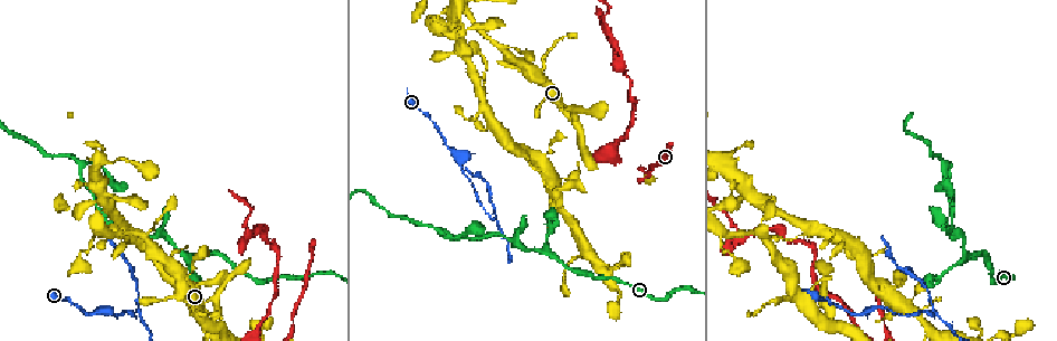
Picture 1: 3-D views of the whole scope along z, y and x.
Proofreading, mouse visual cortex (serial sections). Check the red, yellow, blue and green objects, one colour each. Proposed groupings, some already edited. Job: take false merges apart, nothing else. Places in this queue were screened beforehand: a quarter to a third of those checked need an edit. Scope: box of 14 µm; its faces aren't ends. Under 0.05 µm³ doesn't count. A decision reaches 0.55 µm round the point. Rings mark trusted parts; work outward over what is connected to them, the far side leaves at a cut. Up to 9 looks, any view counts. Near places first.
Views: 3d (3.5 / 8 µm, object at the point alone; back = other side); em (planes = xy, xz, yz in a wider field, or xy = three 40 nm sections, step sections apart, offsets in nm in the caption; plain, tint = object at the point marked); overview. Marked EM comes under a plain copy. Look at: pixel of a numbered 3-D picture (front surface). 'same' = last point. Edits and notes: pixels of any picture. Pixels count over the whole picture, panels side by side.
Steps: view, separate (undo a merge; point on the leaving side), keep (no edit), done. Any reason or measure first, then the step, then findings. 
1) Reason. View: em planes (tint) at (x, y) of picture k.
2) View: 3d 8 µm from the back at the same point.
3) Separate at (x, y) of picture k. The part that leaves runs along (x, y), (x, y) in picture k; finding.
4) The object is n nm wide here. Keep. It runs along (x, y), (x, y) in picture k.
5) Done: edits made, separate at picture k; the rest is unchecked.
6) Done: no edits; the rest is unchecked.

Abrupt turn. View: 3d 3.5 µm at (940, 277) of picture 1.

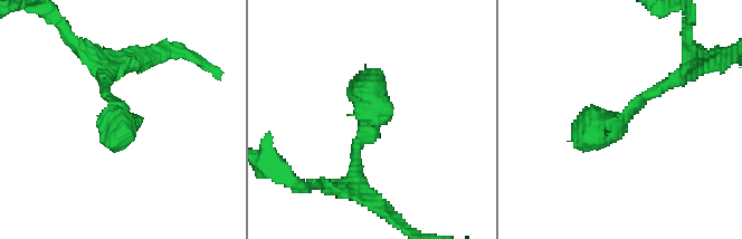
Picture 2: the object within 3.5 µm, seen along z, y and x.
Shape alone is not enough. View: em xy step 5 (tint) at (387, 110) of picture 2.

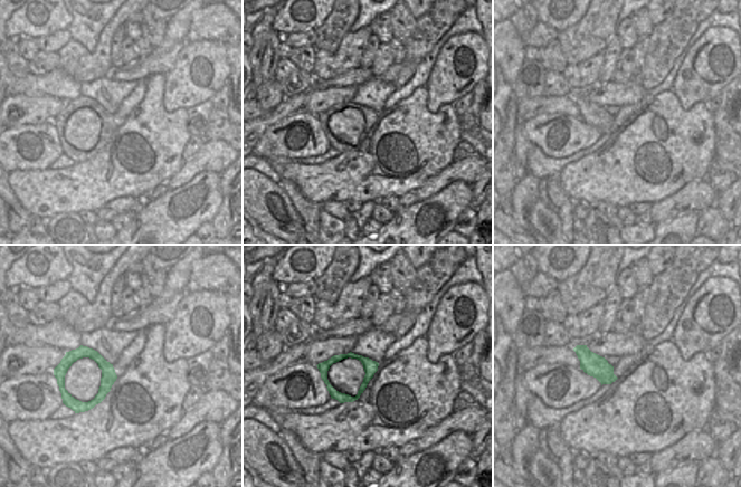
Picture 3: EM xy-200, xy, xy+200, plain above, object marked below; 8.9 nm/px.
Keep. Continuous, no second cell.

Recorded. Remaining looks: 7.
Arms part here. View: 3d 3.5 µm from the back at (440, 228) of picture 1.

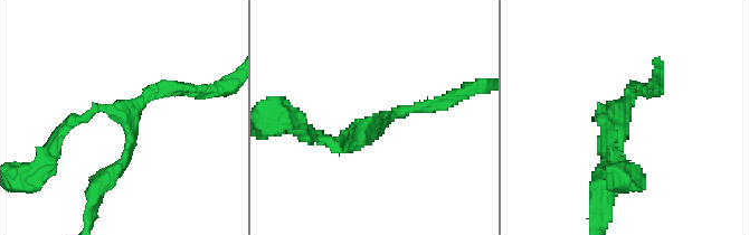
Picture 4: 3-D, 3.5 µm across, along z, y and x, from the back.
3 arms meet here; the arms are 150, 150, 250 nm wide; shape alone is not enough. View: em xy step 3 (tint) at (622, 122) of picture 4.

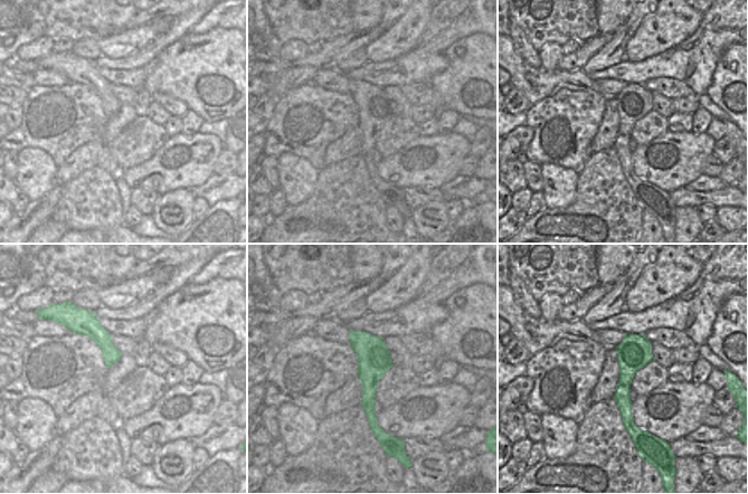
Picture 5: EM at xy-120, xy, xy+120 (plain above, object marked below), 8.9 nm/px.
Keep. It runs along (601, 182), (604, 124) in picture 4; continuous, no second cell.

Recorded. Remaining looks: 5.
Calibre changes. View: 3d 3.5 µm at (143, 238) of picture 1.

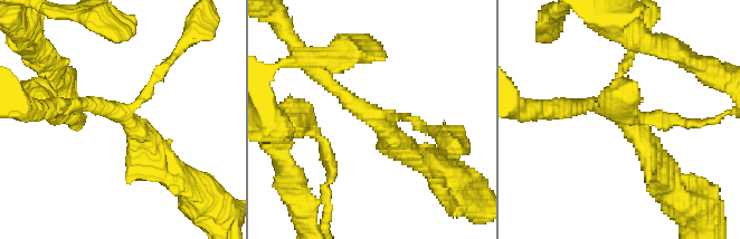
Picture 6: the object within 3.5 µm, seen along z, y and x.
View: em xy step 3 (tint) at (372, 119) of picture 6.

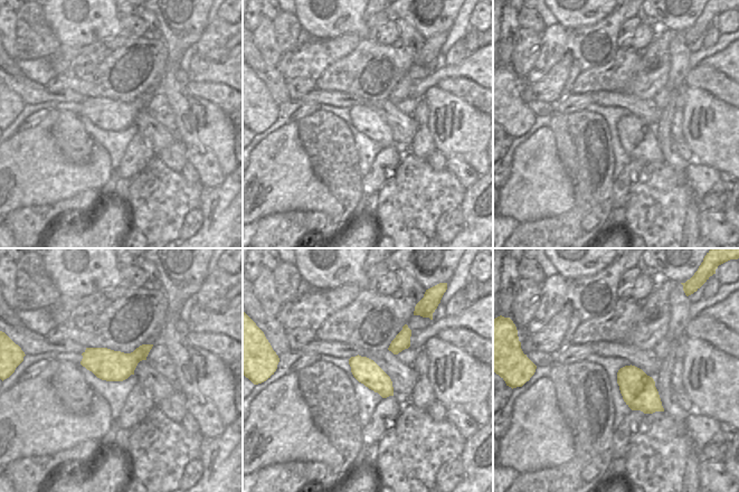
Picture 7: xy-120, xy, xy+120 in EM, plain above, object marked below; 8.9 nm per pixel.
The arms are 100, 200, 350 nm wide. Keep. It runs along (414, 158), (314, 68) in picture 6; one cell here.

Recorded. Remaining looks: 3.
Thick turns thin. View: 3d 3.5 µm at (783, 297) of picture 1.

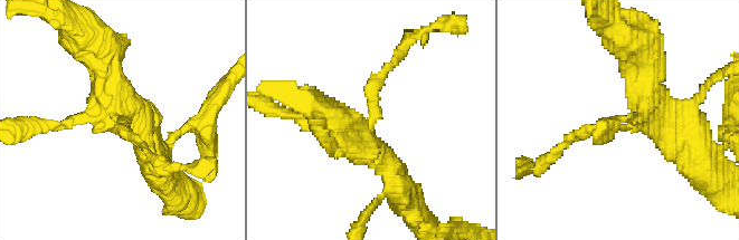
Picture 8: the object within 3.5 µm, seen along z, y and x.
Need the tissue. View: em planes (tint) at (378, 118) of picture 8.

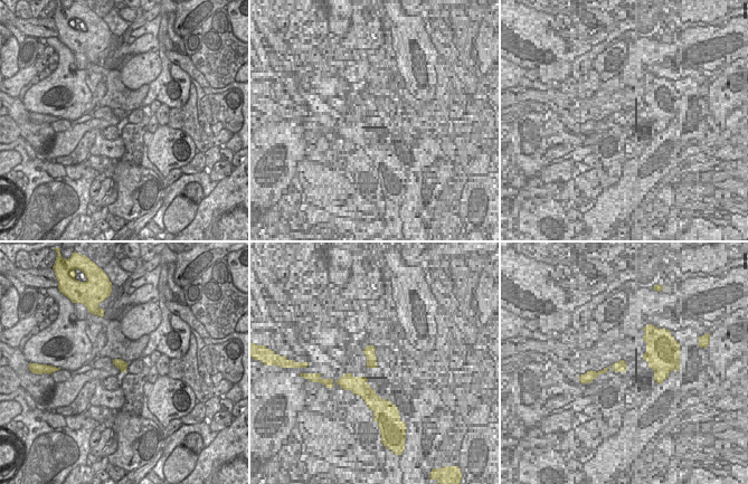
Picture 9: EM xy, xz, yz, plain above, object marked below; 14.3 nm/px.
Separate at (564, 145) of picture 8. Two cells meet here.

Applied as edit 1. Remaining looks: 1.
Done: edits made, separate at picture 8; the rest is unchecked.

